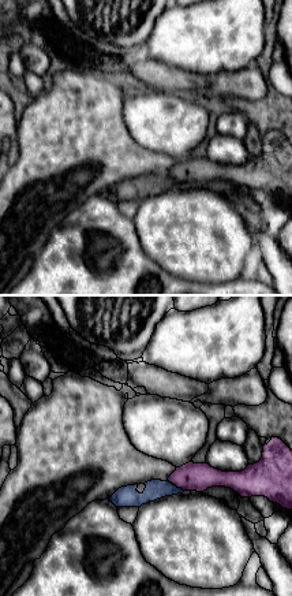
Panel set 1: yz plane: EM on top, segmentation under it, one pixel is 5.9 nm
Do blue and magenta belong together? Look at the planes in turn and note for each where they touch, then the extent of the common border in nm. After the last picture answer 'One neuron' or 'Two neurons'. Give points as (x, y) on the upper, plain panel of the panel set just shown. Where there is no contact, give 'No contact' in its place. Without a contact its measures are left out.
Touches blue at (175, 179). Shared border 120 nm

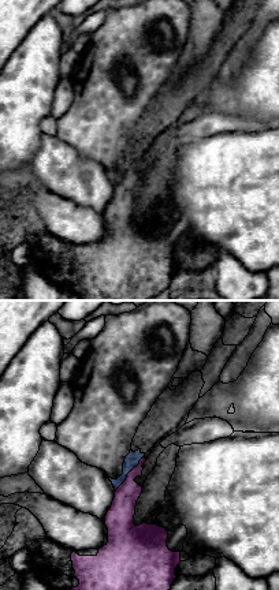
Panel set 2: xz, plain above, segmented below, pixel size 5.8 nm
Touches blue at (129, 165). Shared border 260 nm

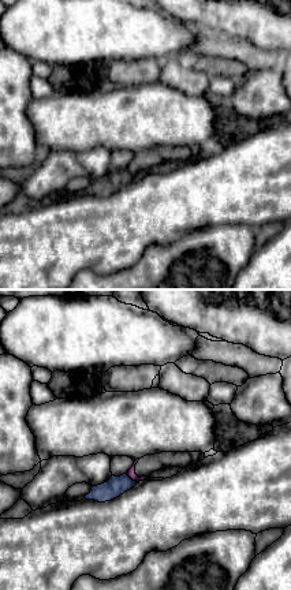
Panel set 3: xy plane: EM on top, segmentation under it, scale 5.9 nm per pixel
Touches blue at (130, 172). Shared border 80 nm

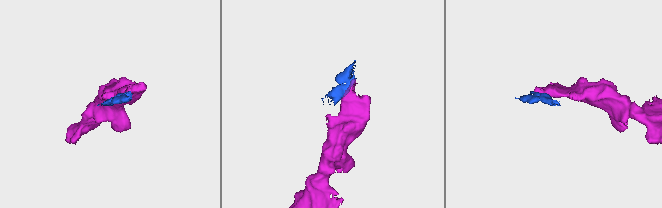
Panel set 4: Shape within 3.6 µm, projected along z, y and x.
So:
Two neurons

